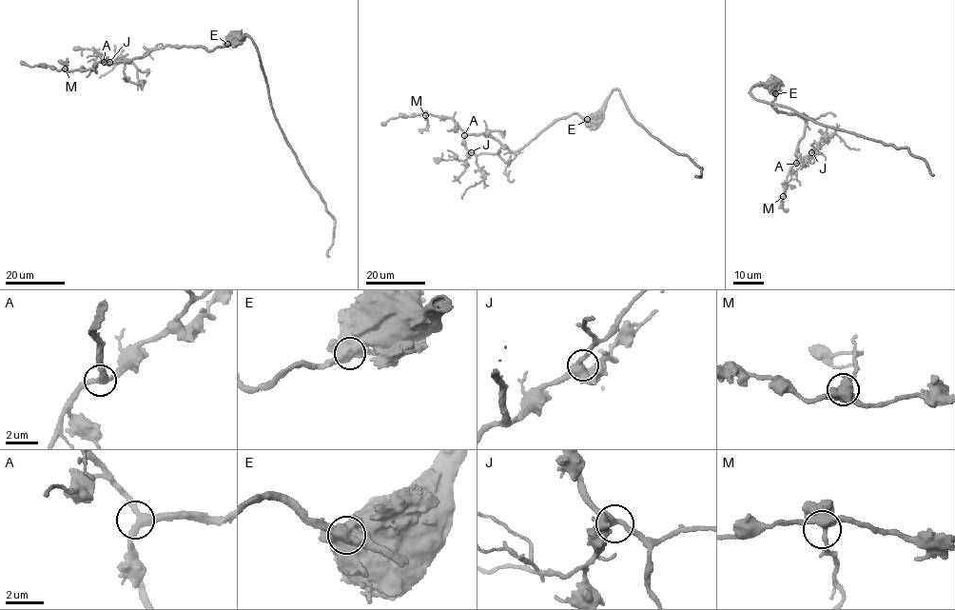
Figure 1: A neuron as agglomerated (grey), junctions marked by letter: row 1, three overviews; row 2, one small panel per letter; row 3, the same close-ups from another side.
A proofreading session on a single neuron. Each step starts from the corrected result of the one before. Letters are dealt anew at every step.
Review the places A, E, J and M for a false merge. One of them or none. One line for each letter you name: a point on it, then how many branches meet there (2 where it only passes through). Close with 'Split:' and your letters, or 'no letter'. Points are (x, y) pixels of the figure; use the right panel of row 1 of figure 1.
E: Place: (775, 93). Branches: 3
Split: E

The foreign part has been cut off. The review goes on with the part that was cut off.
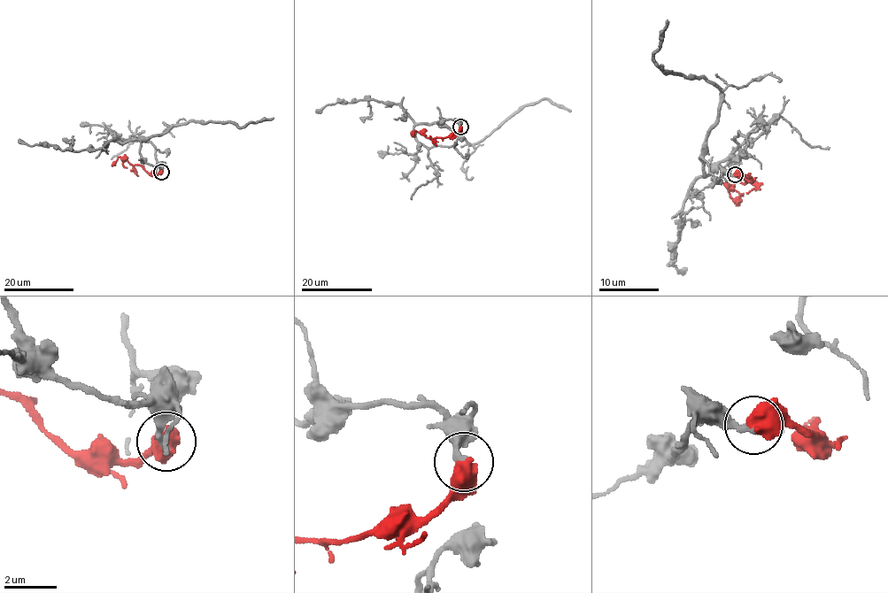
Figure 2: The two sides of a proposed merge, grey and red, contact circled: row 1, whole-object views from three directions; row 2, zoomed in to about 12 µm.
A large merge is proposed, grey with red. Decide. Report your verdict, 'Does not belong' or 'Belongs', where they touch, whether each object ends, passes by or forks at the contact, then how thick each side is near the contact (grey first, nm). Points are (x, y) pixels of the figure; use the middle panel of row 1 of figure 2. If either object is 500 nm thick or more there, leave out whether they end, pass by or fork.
Does not belong. Place: (460, 127). Thickness 240 nm (grey) against 700 nm

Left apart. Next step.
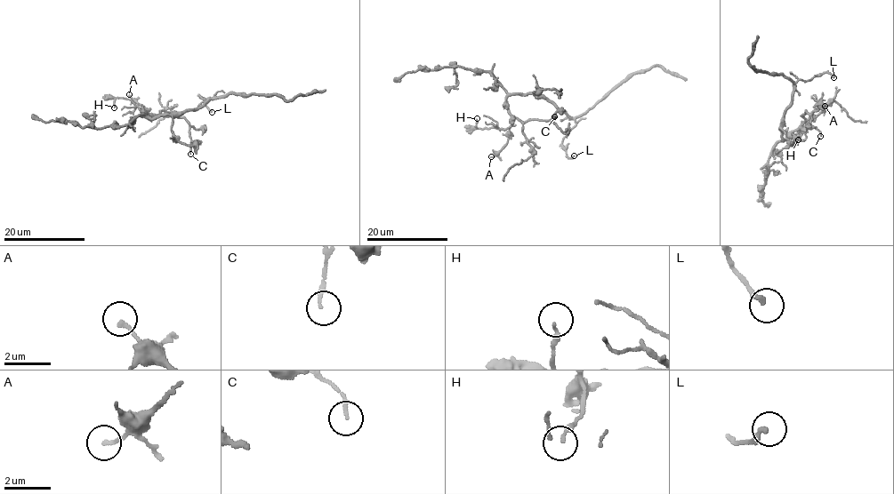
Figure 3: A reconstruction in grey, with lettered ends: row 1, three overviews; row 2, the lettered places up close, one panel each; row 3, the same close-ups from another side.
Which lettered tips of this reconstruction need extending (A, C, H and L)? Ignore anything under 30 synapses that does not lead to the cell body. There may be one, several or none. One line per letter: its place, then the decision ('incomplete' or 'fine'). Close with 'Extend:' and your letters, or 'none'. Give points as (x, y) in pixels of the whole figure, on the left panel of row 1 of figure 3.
A: at (129, 94); fine
C: at (190, 154); fine
H: at (114, 107); fine
L: at (212, 112); fine
Extend: none

